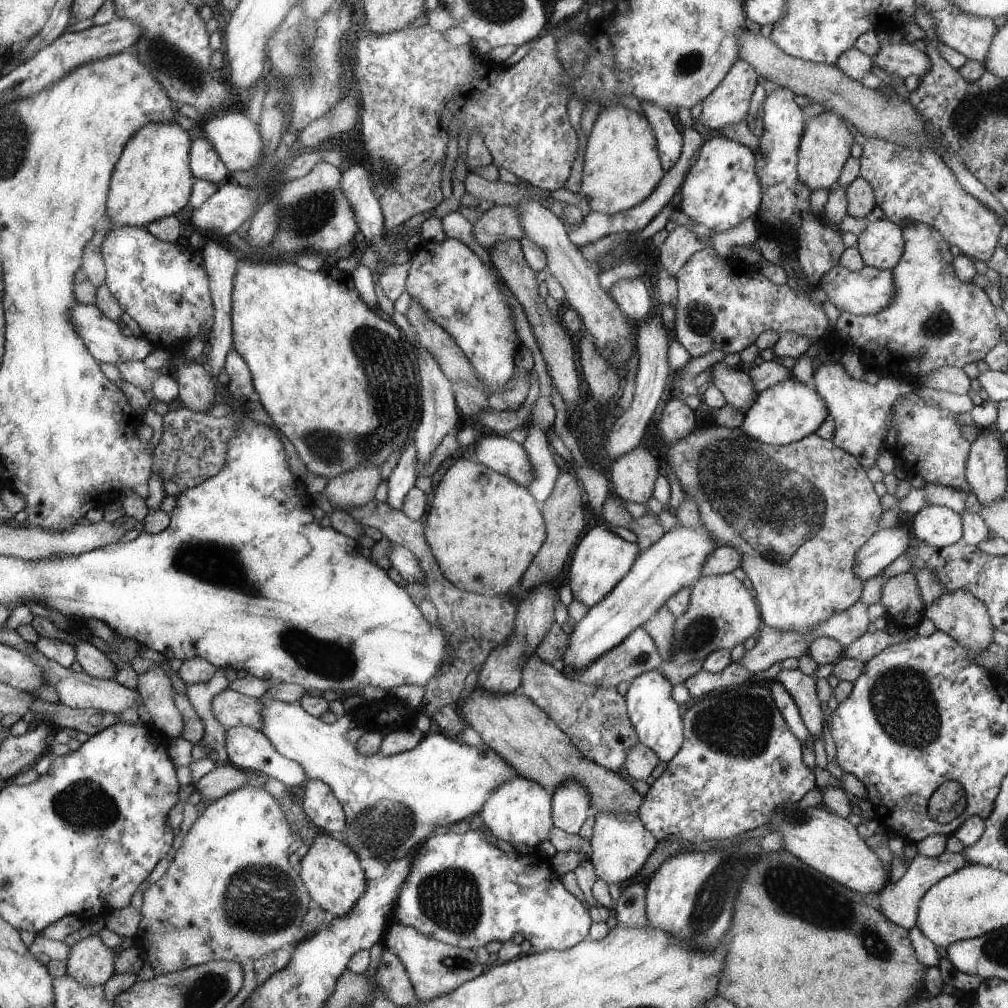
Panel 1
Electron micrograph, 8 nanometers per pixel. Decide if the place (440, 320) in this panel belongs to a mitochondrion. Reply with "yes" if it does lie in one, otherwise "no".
no

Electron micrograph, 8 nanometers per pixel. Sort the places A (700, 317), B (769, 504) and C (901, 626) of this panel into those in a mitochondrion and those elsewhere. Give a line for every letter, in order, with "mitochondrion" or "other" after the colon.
A: mitochondrion
B: mitochondrion
C: other

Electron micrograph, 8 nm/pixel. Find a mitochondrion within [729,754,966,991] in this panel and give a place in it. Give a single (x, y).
(781, 883)

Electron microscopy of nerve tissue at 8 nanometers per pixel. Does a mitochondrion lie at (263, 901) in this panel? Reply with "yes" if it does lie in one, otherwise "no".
yes

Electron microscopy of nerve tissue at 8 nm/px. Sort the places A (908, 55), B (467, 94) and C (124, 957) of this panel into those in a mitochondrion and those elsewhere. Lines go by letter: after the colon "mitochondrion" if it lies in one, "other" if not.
A: other
B: other
C: other

